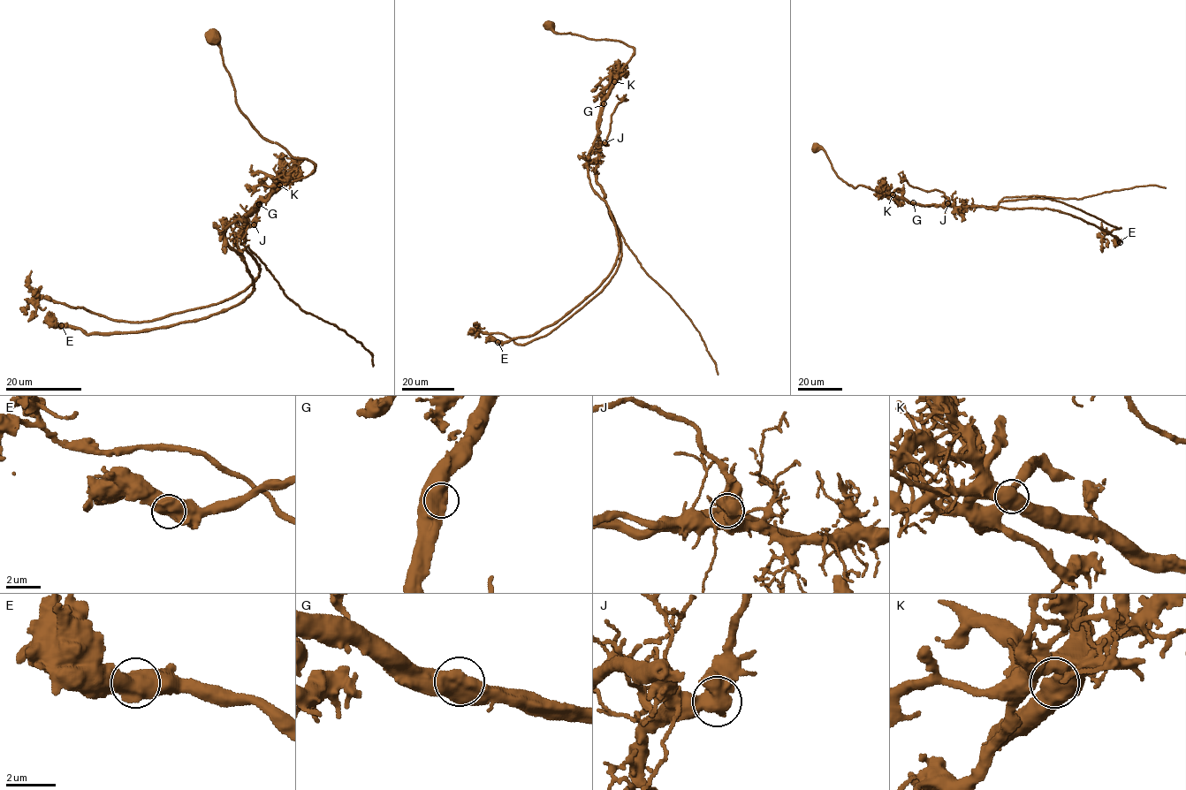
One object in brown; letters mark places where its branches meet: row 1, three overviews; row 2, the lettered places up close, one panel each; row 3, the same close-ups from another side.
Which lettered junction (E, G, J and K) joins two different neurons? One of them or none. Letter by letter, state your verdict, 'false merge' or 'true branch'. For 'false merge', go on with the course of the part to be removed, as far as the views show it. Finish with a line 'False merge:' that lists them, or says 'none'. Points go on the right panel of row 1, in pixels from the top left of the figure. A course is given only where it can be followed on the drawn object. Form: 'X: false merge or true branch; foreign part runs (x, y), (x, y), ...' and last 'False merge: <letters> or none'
E: true branch
G: false merge; foreign part runs (913, 202), (995, 209), (1000, 201), (1053, 200), (1121, 228), (1105, 234), (1101, 231), (1101, 222)
J: true branch
K: true branch
False merge: G

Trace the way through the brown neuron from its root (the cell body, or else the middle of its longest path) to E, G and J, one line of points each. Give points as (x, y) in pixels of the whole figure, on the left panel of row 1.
E: (212, 37), (244, 114), (315, 168), (273, 191), (236, 236), (252, 292), (140, 332), (61, 325)
G: (212, 37), (244, 114), (261, 136), (315, 166), (311, 174), (285, 182), (259, 204)
J: (212, 37), (244, 114), (261, 136), (315, 166), (311, 174), (285, 182), (247, 216), (245, 224), (254, 224)

